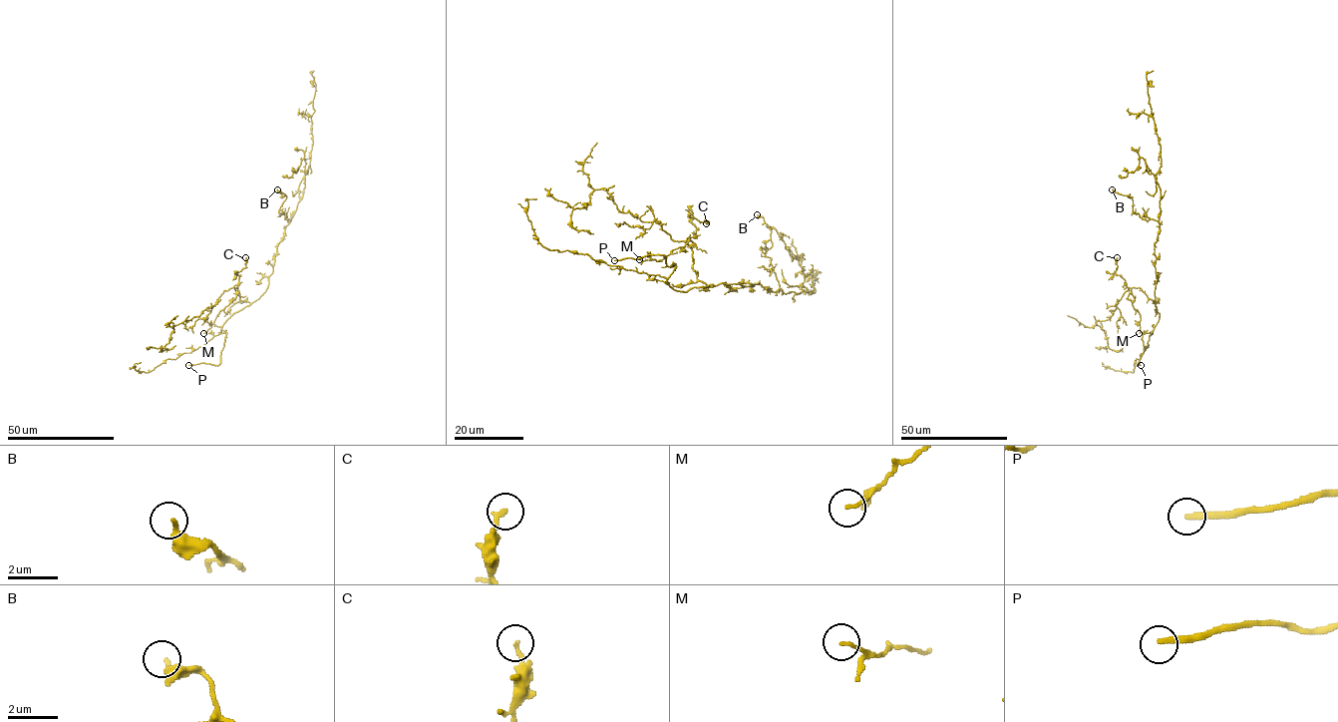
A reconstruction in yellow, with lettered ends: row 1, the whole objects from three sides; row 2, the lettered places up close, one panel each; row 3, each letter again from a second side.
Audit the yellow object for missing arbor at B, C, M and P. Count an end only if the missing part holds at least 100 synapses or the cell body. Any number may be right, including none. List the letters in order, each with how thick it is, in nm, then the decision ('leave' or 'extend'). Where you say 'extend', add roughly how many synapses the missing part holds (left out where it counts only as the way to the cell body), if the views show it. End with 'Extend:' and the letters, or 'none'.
B: 240 nm thick; leave
C: 180 nm thick; leave
M: 110 nm thick; leave
P: 260 nm thick; extend
Extend: P

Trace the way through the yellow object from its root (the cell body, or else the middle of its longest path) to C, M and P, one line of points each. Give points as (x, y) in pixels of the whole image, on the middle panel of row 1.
C: (751, 285), (711, 286), (697, 278), (692, 249), (686, 240), (695, 234), (692, 217), (706, 223)
M: (751, 285), (711, 286), (700, 281), (693, 267), (690, 240), (659, 260), (639, 259)
P: (751, 285), (719, 283), (677, 291), (666, 282), (675, 266), (668, 266), (662, 254), (614, 260)

